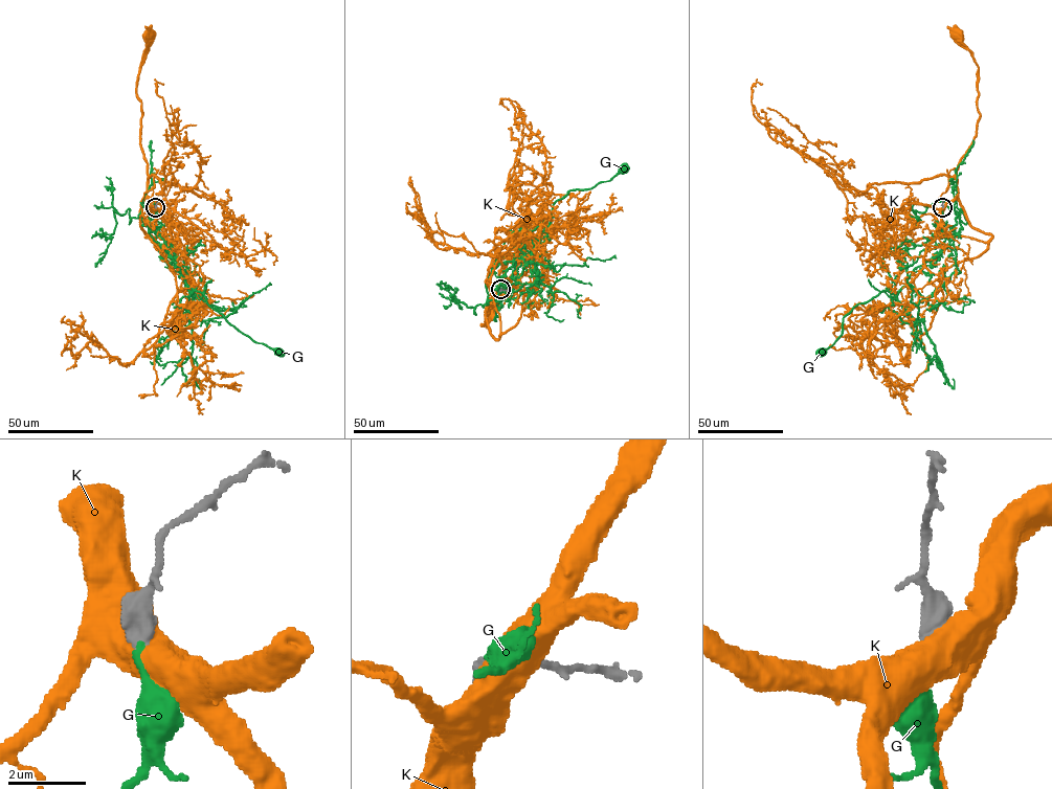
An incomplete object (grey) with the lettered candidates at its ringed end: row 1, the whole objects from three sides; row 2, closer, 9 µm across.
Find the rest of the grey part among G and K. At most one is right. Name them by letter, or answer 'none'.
G

